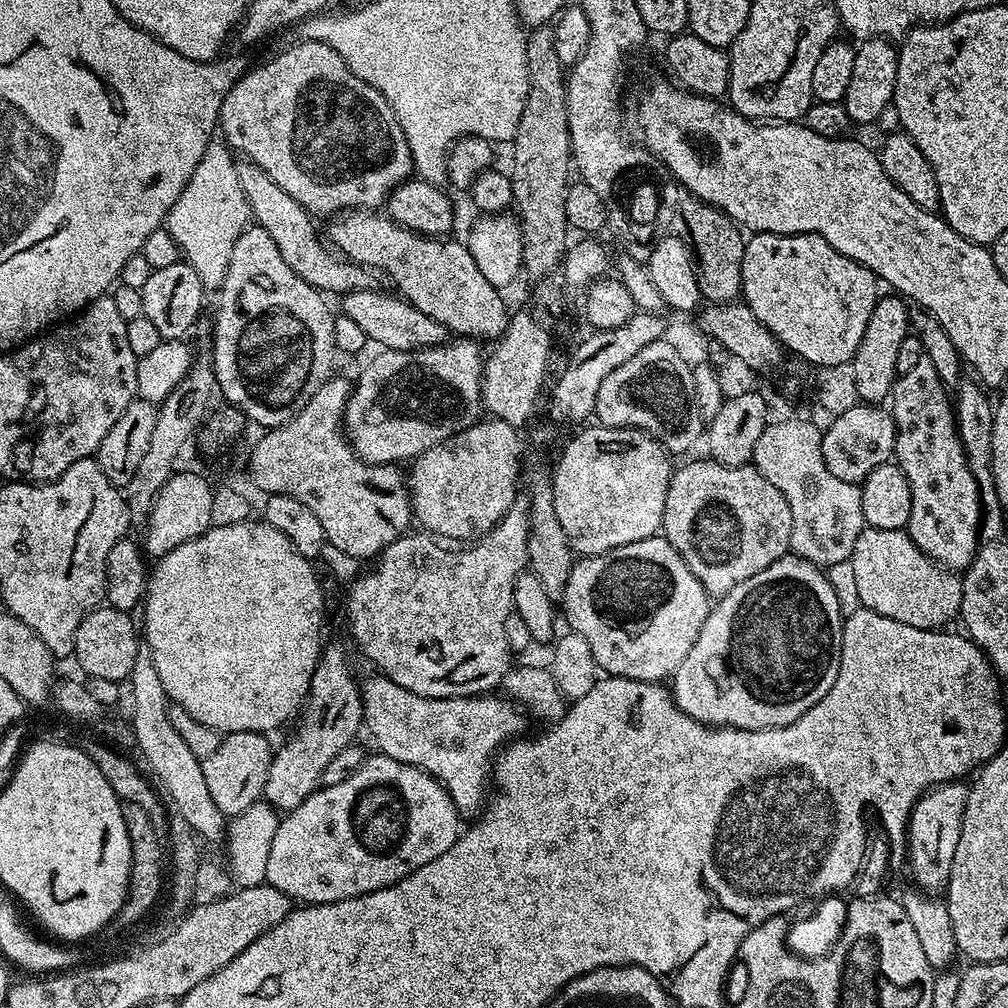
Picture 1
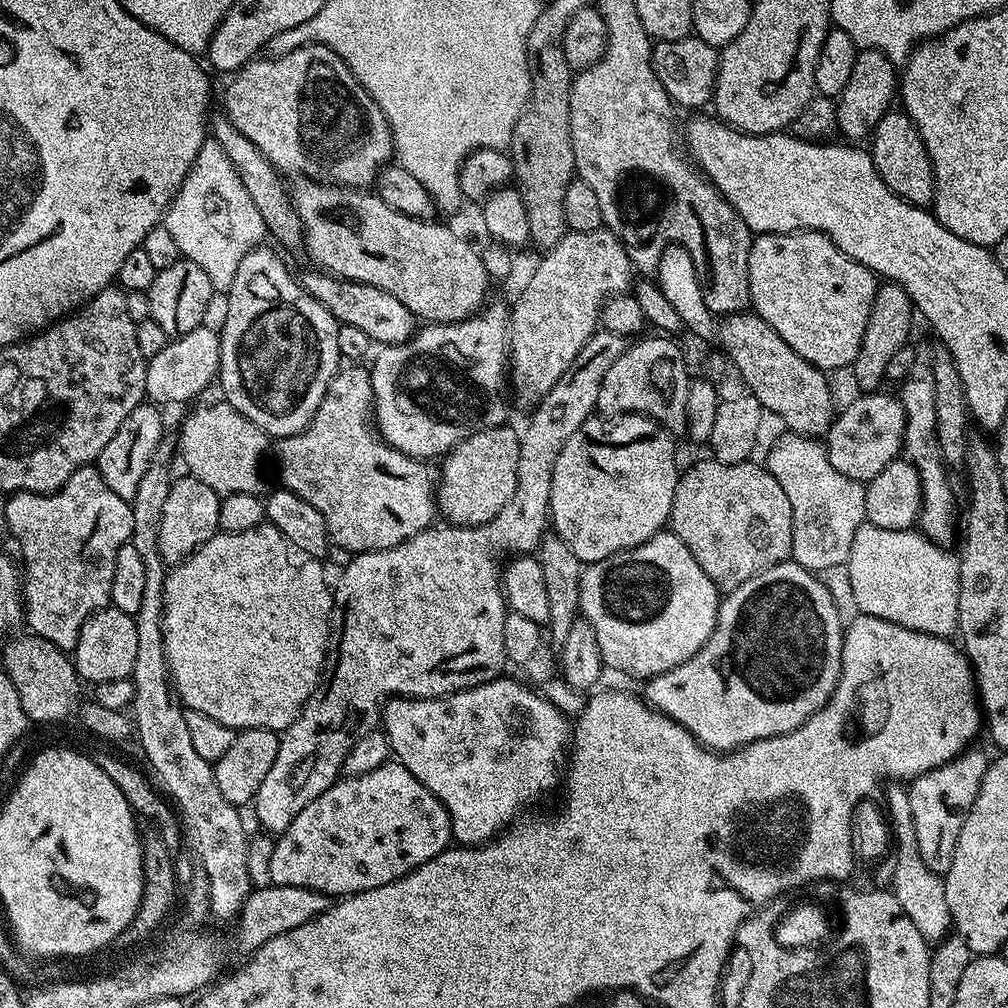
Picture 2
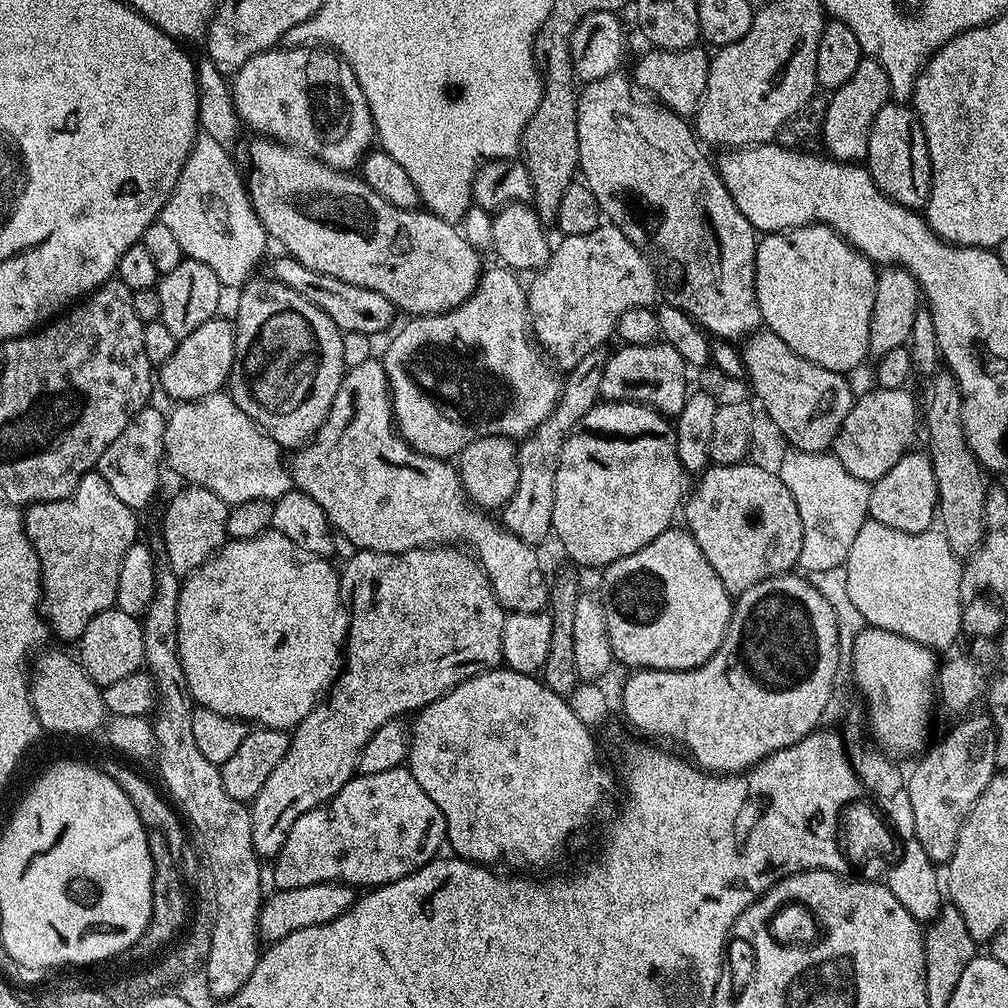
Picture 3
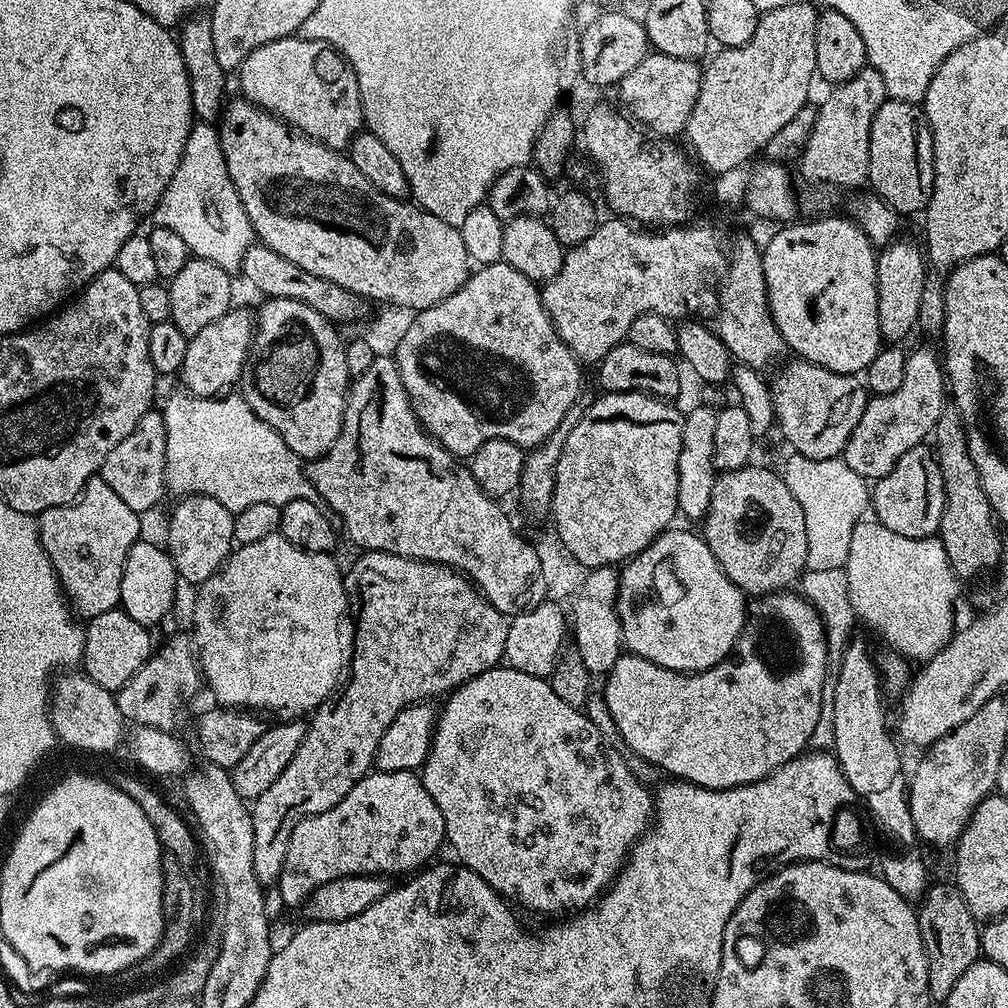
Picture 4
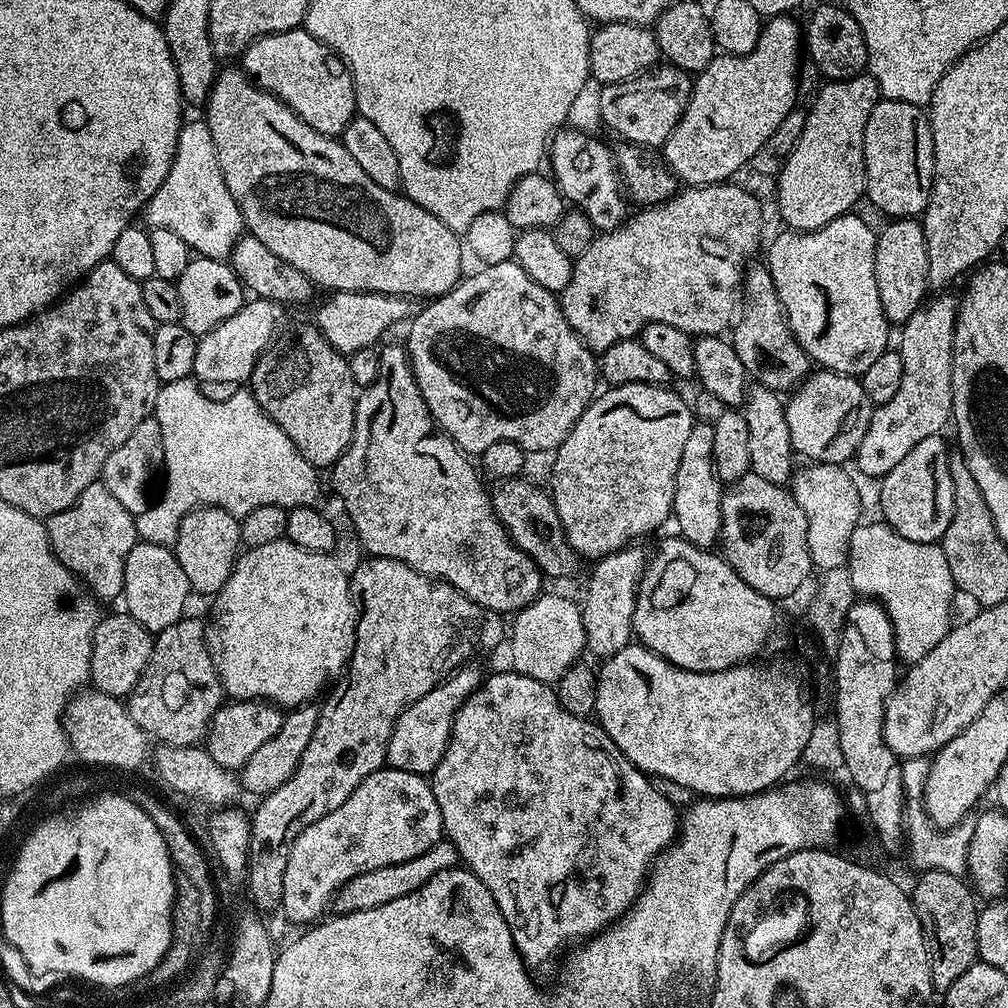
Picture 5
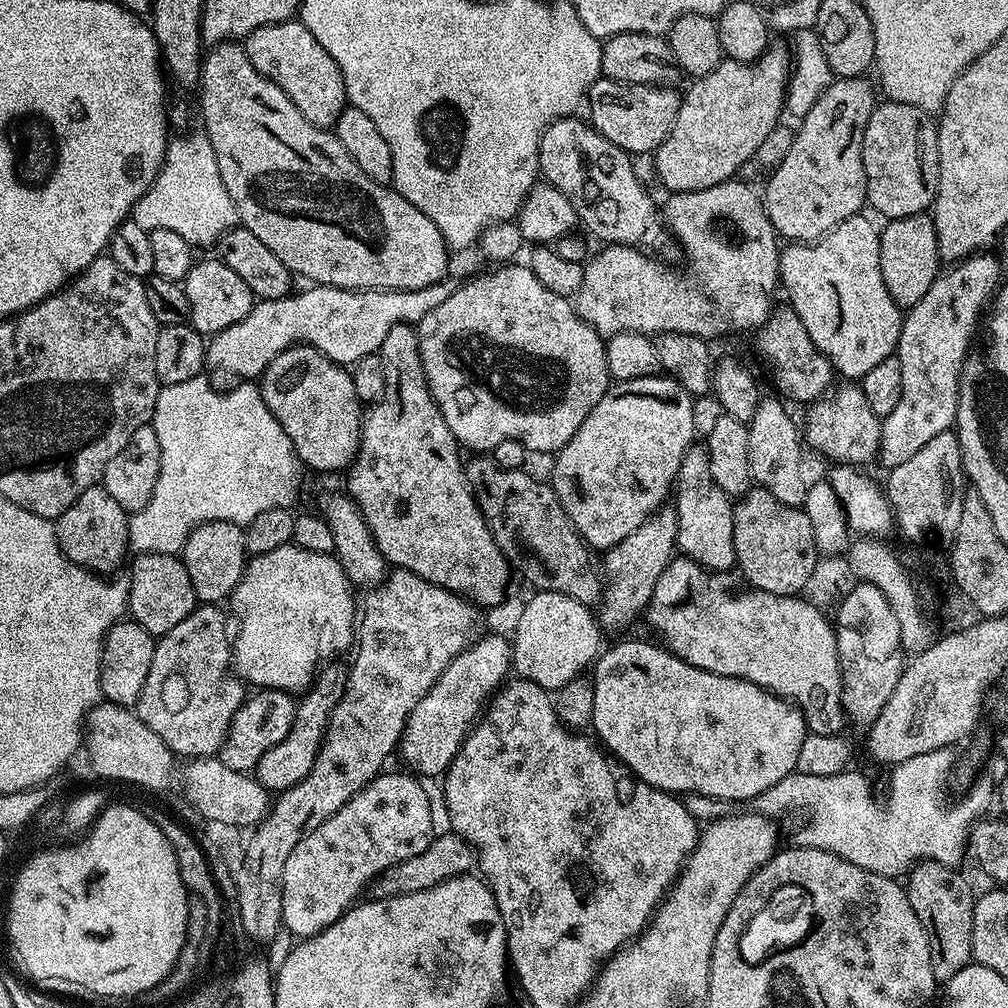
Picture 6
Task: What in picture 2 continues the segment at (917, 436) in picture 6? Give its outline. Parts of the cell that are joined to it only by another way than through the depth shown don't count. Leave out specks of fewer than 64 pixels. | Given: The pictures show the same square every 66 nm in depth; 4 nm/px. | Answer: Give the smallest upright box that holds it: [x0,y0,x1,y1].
[826,390,904,482]

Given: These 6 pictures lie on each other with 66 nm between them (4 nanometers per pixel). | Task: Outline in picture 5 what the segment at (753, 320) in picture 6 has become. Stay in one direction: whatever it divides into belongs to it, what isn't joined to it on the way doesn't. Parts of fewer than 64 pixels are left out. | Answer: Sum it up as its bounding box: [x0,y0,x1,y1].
[558,182,764,354]

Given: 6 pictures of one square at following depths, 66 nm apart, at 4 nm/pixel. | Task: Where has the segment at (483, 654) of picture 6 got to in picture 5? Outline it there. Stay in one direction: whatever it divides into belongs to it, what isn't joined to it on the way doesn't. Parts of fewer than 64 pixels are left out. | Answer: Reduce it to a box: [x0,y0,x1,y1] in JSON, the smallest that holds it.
[386,666,482,777]

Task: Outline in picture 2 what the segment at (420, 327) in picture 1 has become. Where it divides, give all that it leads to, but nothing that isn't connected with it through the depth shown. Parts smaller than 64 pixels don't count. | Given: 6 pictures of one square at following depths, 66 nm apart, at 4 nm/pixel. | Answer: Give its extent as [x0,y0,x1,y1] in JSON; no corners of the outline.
[299,270,417,345]

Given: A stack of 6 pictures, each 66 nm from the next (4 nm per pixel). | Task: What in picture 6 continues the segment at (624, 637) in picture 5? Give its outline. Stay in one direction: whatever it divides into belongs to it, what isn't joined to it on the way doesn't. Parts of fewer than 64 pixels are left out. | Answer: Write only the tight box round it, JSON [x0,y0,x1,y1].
[598,506,678,633]

